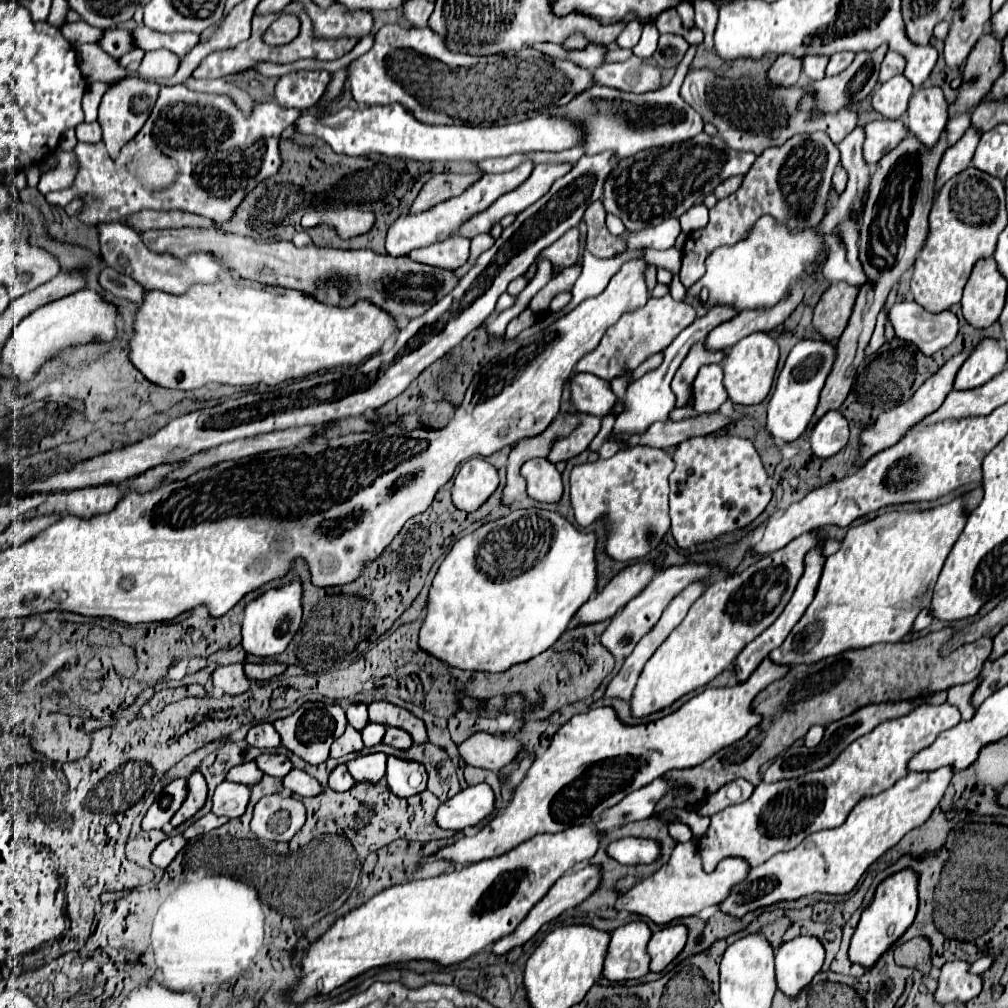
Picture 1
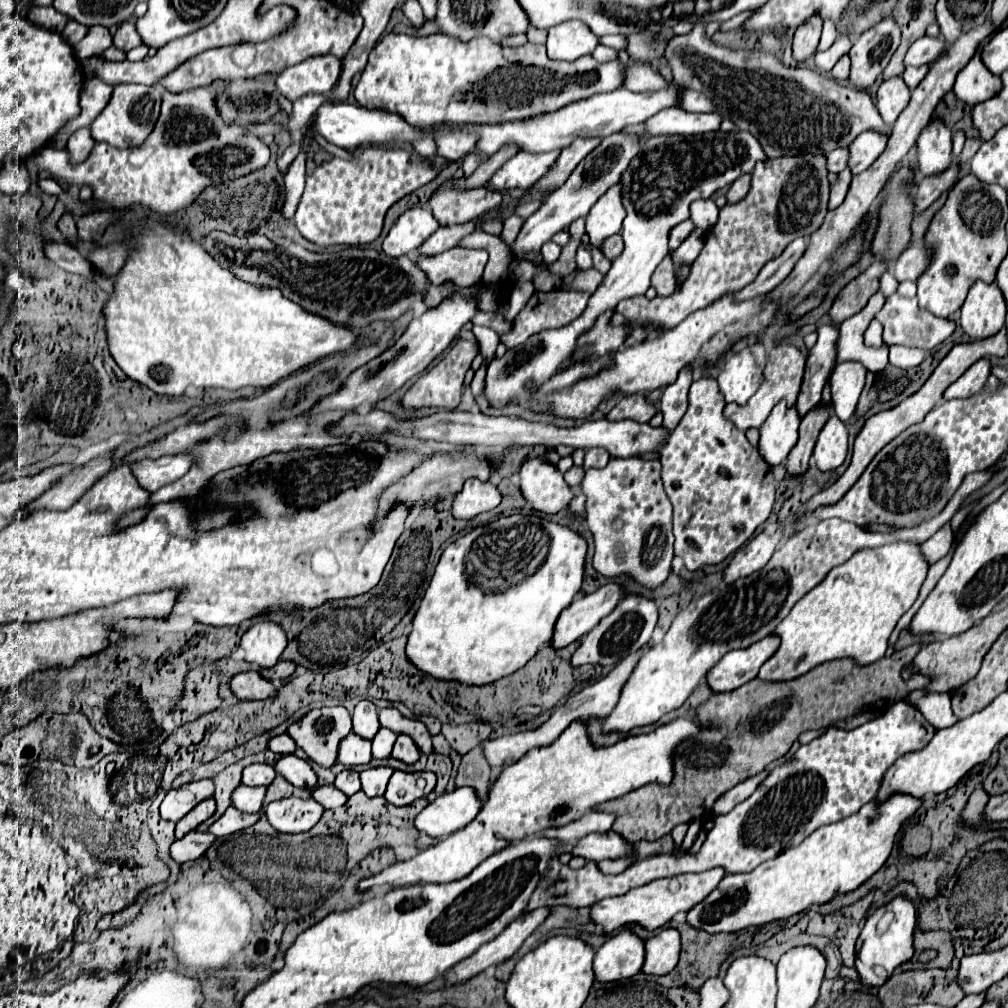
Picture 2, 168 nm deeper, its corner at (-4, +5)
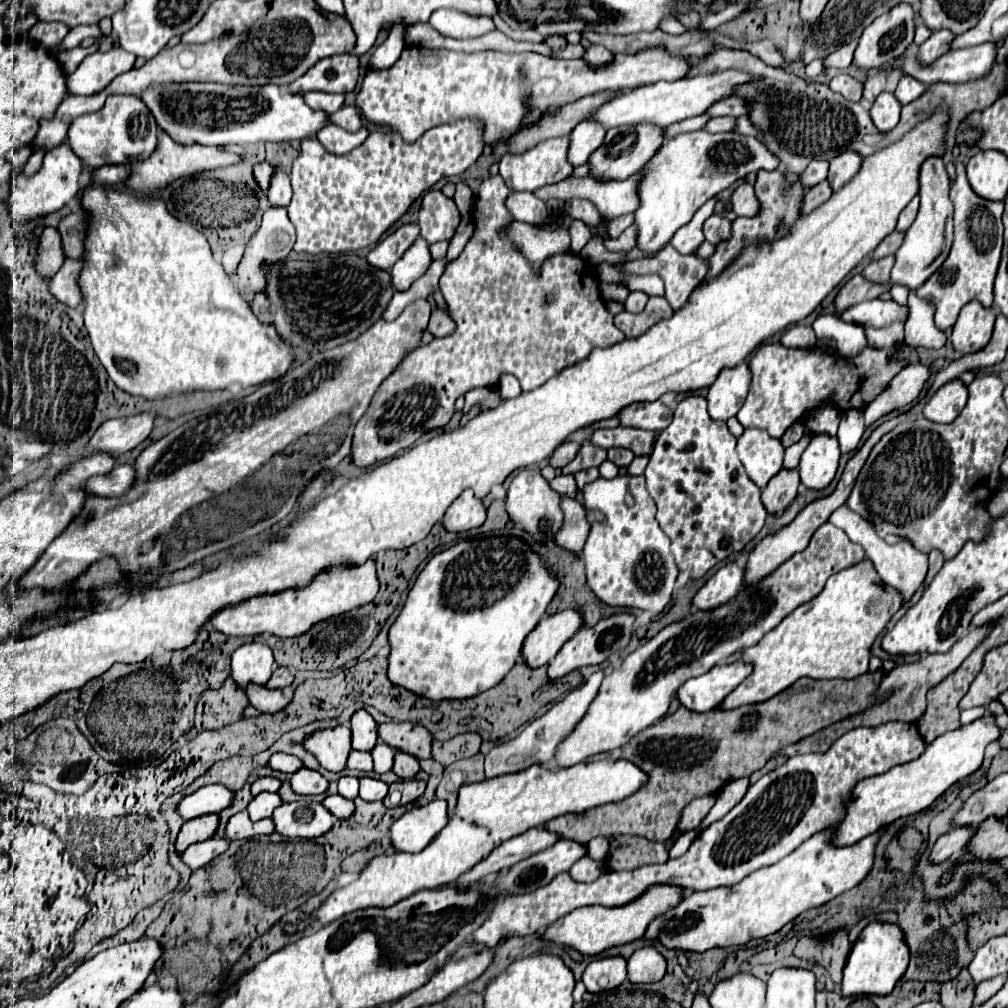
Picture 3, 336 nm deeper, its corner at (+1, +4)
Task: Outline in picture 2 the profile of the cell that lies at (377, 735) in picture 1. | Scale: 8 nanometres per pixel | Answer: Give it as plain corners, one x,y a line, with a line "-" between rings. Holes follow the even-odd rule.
380,728
376,732
376,738
372,738
372,756
374,758
388,758
392,752
394,740
396,740
394,732
388,732
388,728

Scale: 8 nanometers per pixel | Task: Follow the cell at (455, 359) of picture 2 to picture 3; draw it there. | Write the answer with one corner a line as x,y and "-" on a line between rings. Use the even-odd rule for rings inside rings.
499,175
485,179
475,193
473,205
473,237
467,241
463,253
445,267
439,279
439,289
445,297
449,317
455,321
455,333
433,339
427,347
419,347
407,355
401,365
381,383
369,409
359,419
353,441
351,459
357,467
369,467
383,459
395,457
401,449
409,449
417,439
433,429
441,429
449,423
455,411
455,401
471,389
499,385
501,375
511,373
519,379
523,391
541,387
547,379
555,377
565,367
583,361
595,347
611,347
625,339
625,335
613,325
613,315
601,301
599,283
593,277
591,265
585,263
577,253
559,253
543,261
539,271
521,255
511,237
505,233
507,225
513,223
505,199
511,195

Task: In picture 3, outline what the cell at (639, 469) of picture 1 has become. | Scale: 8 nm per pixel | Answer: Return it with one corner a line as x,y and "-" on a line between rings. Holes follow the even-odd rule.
599,477
585,487
583,499
589,509
605,515
605,523
591,525
583,549
587,583
597,599
611,607
633,607
661,615
671,601
679,571
669,551
669,537
655,521
655,503
645,489
645,477

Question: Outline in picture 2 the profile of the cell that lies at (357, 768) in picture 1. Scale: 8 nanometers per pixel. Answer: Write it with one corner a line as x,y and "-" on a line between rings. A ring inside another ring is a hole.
378,766
378,768
368,768
360,772
360,780
362,780
362,790
366,792
366,796
384,796
386,792
386,784
392,776
392,768
390,766

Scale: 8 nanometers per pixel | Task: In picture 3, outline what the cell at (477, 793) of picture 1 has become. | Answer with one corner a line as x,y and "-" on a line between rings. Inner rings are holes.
435,799
425,807
405,811
405,815
391,823
389,827
391,845
395,851
419,853
445,825
447,803

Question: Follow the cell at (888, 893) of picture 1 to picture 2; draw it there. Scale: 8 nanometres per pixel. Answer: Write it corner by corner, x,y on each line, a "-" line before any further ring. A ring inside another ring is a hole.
902,894
866,918
856,946
856,970
860,972
864,984
882,986
892,976
896,966
912,958
914,926
916,926
916,906

